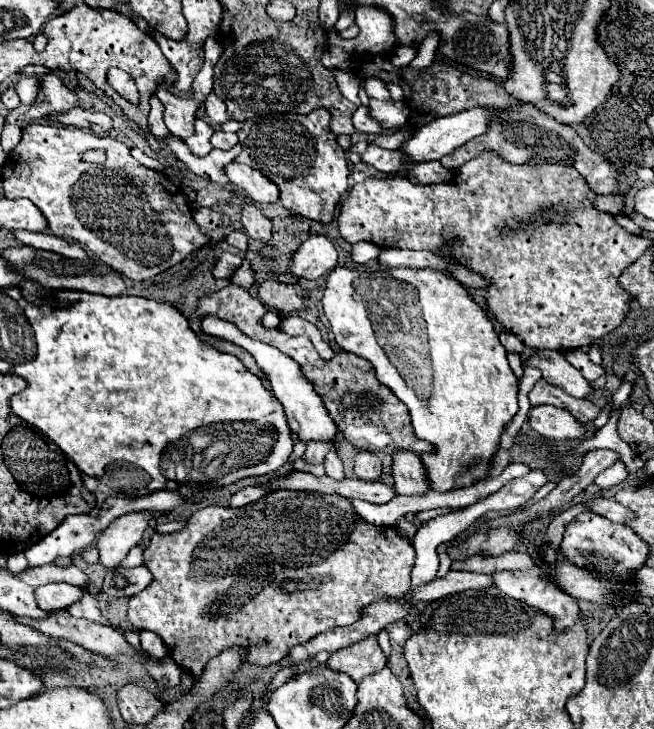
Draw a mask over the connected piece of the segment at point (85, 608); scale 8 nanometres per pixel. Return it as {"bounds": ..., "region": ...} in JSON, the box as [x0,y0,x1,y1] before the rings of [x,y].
{"bounds":[66,586,112,626],"region":[[[78,586],[82,590],[82,596],[80,600],[76,600],[72,606],[68,606],[66,610],[74,616],[74,618],[86,618],[86,620],[92,620],[92,622],[100,622],[100,624],[106,624],[106,626],[112,626],[110,620],[102,614],[100,606],[98,606],[98,600],[96,596],[90,592],[88,586]]]}

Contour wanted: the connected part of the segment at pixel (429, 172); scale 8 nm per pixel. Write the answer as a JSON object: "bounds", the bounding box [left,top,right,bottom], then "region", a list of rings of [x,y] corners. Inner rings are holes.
{"bounds":[406,160,454,184],"region":[[[432,160],[432,162],[420,162],[416,164],[408,174],[406,178],[412,182],[412,184],[436,184],[436,182],[452,182],[454,180],[454,172],[446,170],[438,160]]]}

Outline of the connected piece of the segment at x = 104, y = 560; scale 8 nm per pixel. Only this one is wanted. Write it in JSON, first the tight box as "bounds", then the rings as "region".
{"bounds":[96,510,166,568],"region":[[[142,510],[116,518],[96,540],[96,548],[100,552],[100,564],[104,564],[106,568],[118,566],[126,558],[130,548],[134,548],[142,540],[150,520],[160,518],[164,514],[166,512]]]}

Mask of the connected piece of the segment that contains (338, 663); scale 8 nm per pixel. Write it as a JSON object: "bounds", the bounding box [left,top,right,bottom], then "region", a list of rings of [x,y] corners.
{"bounds":[328,636,386,682],"region":[[[368,636],[358,644],[352,644],[340,652],[334,652],[328,662],[328,668],[348,674],[352,680],[360,682],[364,676],[380,672],[386,666],[386,656],[378,644],[376,636]]]}

